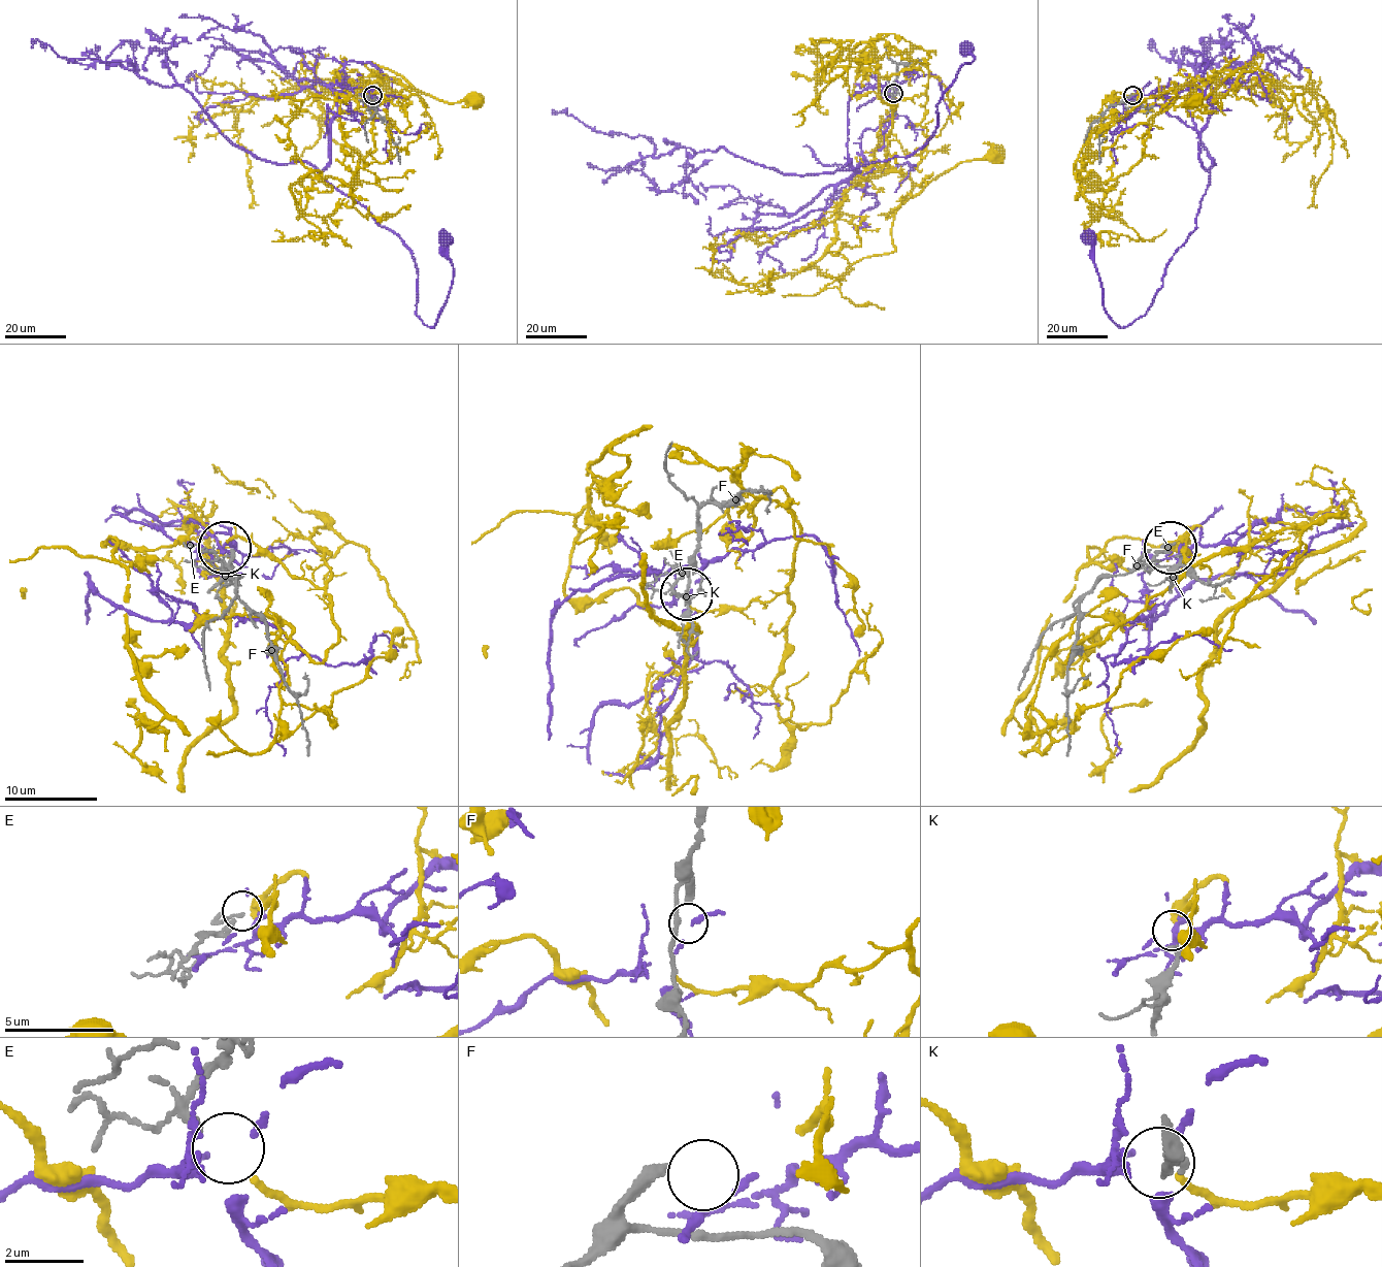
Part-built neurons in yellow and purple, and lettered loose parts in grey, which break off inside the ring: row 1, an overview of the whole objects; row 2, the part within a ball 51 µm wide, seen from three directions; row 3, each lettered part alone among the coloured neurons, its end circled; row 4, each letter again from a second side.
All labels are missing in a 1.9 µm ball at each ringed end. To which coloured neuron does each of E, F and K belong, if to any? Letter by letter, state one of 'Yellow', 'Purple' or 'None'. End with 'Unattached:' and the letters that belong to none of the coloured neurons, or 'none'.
E: None
F: None
K: Yellow
Unattached: E, F

